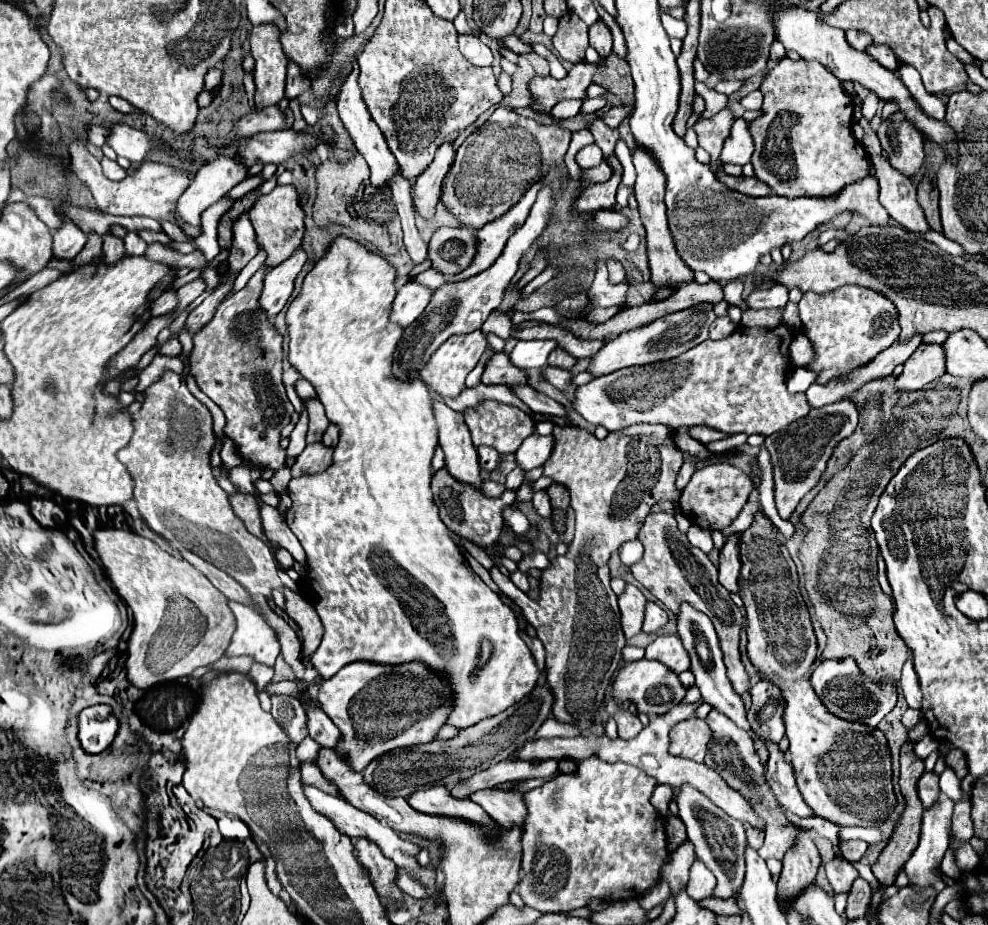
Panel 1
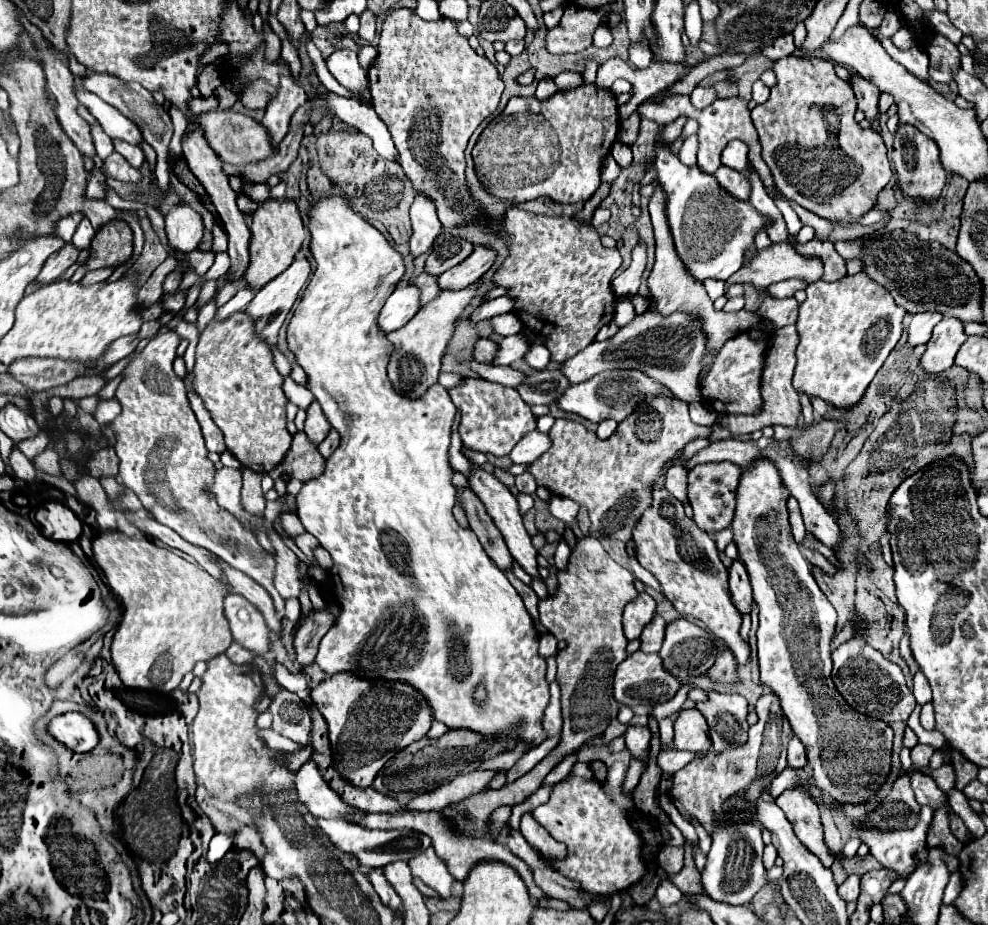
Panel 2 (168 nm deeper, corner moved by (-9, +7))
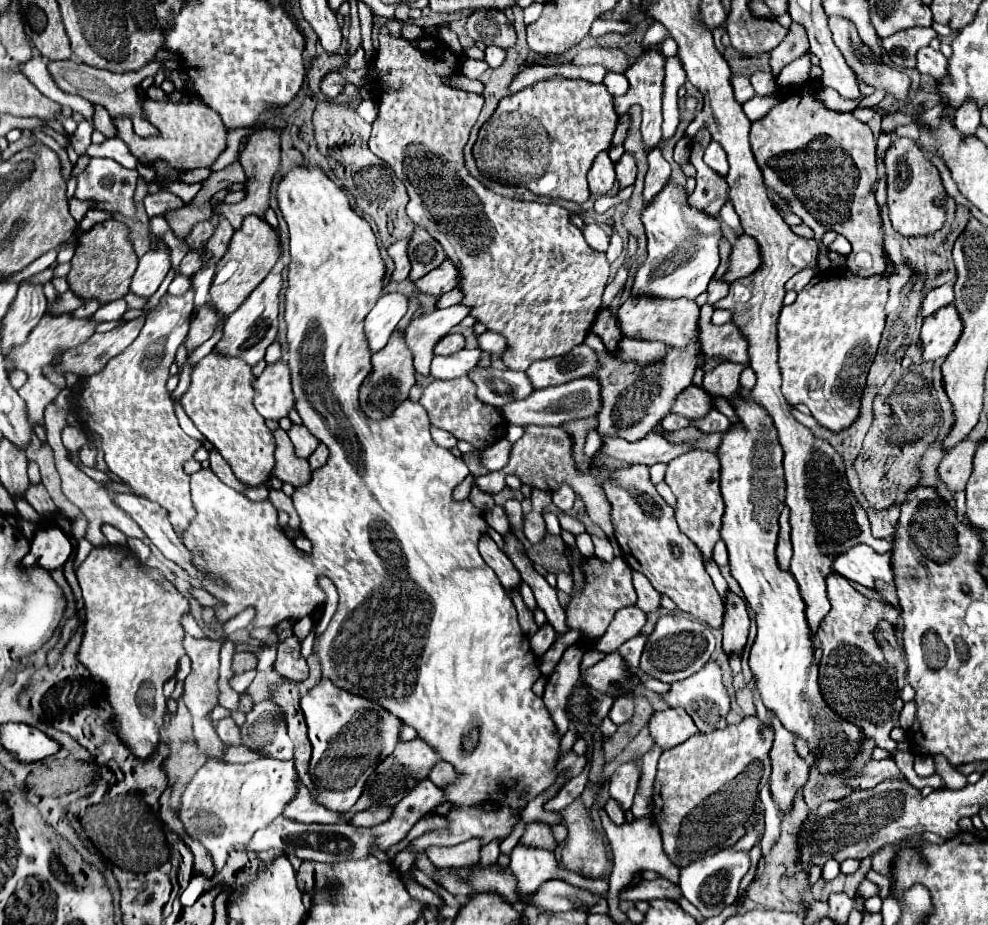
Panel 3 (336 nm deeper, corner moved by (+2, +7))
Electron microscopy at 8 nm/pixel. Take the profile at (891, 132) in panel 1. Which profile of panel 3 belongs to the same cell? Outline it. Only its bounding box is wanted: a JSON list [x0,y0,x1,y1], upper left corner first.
[884,138,946,236]

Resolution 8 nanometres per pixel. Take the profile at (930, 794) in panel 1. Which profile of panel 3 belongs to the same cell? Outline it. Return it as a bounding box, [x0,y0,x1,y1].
[844,758,900,790]

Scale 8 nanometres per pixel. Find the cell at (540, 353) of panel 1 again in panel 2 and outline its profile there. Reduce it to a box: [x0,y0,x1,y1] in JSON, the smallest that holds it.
[493,334,529,364]

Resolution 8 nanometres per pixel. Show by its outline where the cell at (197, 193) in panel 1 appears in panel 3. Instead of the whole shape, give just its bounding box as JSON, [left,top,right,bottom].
[130,240,170,298]

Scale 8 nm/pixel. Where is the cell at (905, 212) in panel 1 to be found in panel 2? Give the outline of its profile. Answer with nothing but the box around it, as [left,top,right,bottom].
[851,74,883,134]

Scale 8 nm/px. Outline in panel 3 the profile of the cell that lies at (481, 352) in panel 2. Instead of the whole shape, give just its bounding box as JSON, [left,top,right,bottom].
[434,334,464,356]

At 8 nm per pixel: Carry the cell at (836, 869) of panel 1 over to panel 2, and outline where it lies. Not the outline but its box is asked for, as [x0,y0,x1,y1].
[839,874,859,902]

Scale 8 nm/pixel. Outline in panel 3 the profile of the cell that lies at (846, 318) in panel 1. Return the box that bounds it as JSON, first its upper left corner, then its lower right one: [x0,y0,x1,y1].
[778,274,888,432]

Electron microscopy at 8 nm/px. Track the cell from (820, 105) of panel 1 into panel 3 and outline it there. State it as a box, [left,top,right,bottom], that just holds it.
[750,82,886,276]

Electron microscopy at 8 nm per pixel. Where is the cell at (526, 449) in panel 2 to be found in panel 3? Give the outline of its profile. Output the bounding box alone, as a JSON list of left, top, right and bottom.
[480,438,510,472]

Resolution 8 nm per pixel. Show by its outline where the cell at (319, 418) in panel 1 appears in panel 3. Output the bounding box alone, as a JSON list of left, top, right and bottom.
[288,426,318,460]

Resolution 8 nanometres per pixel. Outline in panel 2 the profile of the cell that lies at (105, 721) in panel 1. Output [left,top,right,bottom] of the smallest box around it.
[49,712,99,752]

